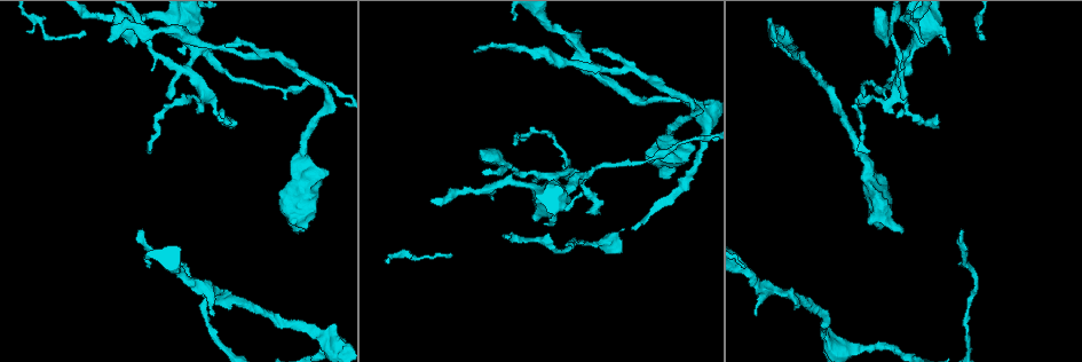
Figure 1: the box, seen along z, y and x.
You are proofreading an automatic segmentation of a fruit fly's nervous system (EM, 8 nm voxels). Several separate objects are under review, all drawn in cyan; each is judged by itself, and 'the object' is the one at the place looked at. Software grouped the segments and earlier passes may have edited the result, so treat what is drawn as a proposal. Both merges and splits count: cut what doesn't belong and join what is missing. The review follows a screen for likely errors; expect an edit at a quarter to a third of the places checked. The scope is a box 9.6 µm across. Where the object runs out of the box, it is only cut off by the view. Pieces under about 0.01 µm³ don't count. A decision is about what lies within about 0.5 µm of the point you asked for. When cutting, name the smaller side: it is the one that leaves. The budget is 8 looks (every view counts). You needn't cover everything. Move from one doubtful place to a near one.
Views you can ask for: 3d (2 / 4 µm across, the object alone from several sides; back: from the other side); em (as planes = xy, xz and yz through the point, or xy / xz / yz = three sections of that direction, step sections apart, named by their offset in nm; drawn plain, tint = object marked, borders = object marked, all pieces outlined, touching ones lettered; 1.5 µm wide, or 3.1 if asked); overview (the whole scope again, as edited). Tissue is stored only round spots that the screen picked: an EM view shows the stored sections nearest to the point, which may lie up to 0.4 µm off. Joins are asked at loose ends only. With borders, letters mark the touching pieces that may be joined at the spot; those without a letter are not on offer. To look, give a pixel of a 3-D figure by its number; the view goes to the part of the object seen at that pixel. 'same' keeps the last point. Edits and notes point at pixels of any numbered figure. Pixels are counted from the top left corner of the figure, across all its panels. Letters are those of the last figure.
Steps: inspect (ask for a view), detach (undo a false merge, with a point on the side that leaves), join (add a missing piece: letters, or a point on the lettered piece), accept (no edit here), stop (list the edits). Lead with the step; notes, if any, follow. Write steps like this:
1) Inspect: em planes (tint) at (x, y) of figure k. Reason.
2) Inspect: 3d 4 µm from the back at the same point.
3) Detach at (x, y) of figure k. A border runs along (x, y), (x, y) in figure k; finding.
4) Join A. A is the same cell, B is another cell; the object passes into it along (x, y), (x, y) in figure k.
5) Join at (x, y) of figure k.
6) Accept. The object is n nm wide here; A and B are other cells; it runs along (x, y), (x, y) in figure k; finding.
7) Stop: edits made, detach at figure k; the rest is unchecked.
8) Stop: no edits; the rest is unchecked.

Inspect: em planes (borders) at (669, 179) of figure 1. Free end.

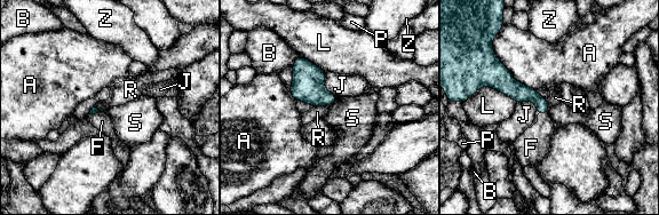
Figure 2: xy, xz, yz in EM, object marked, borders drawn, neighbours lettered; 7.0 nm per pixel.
Join at (532, 146) of figure 2. F is the same cell, A, B, J, L, P, R, S and Z are other cells; the cell continues.

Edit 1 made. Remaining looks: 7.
Inspect: em planes (tint) at (147, 150) of figure 1.

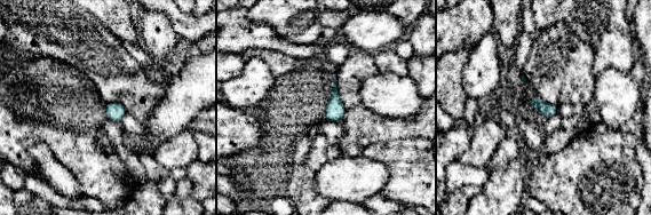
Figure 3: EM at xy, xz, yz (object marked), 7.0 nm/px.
Inspect: em planes (borders) at the same point.

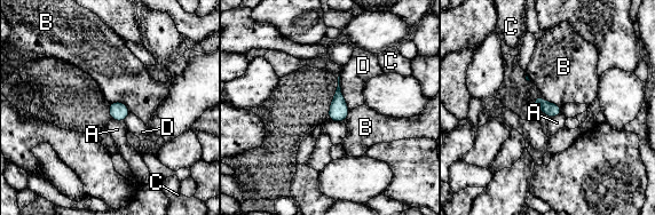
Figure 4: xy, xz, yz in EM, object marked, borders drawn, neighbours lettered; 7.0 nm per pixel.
Accept. The object is 100 nm wide here; A, B, C and D are other cells; a border runs along (110, 102), (123, 102), (129, 111) in figure 4; none of them fits.

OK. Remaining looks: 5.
Inspect: em xz step 4 (borders) at (108, 39) of figure 1. End of a long branch.

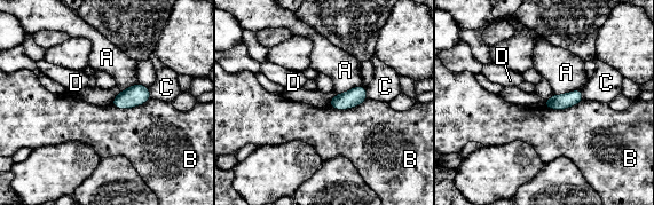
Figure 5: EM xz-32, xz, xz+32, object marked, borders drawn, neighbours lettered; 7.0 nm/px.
Inspect: em yz step 4 (borders) at the same point. Another direction.

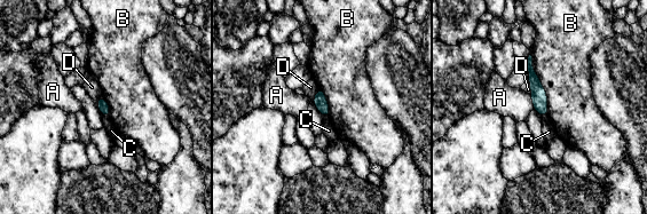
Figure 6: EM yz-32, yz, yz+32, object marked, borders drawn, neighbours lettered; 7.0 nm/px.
Accept. A, B, C and D are other cells; it runs along (529, 62), (539, 104), (544, 113) in figure 6; no lettered piece goes on from it.

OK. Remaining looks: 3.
Stop: edits made, join at figure 2; the rest is unchecked.

